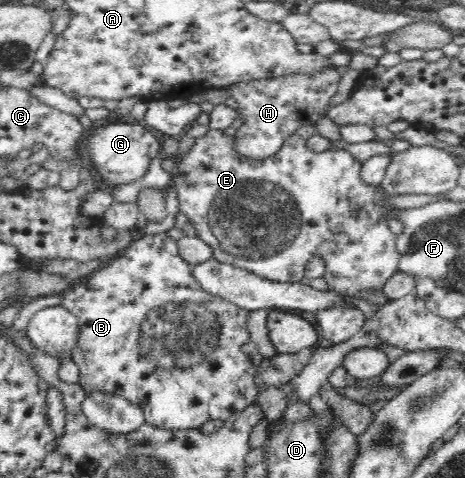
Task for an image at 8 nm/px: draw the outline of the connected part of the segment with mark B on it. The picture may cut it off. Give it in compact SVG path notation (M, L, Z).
M161 231L159 234L149 234L149 236L142 234L141 240L133 242L125 250L123 257L102 265L87 278L84 278L78 284L74 284L61 294L60 305L77 315L79 336L77 336L77 347L72 360L79 367L79 384L85 389L86 394L91 394L93 391L103 391L103 393L122 396L129 402L141 407L147 424L167 430L200 429L205 422L217 419L225 421L231 414L241 412L241 410L245 410L256 402L259 390L256 387L254 376L257 367L265 359L250 339L247 330L247 319L250 311L233 304L233 302L225 301L219 296L208 294L193 277L191 270L192 267L185 263L185 260L179 255L178 242L170 238L168 232Z

